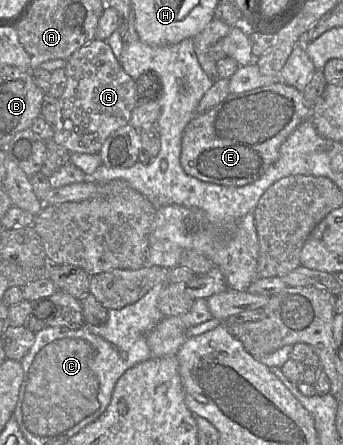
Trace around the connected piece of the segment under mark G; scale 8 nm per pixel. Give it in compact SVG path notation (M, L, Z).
M94 39L73 52L66 60L64 70L66 88L58 98L52 139L71 153L98 153L111 133L129 124L132 110L137 105L135 80L123 70L110 46L99 39Z

